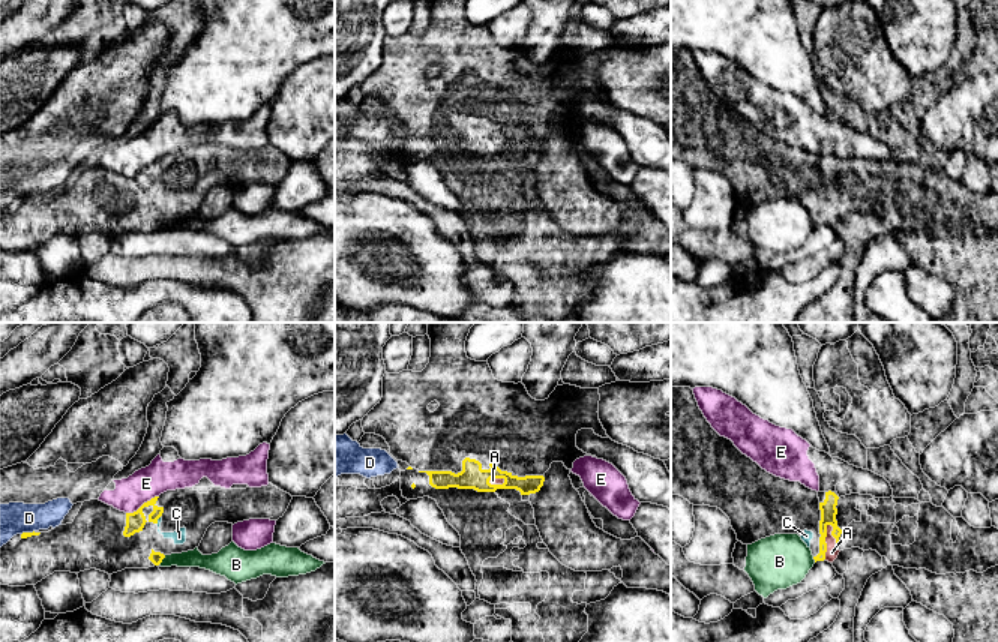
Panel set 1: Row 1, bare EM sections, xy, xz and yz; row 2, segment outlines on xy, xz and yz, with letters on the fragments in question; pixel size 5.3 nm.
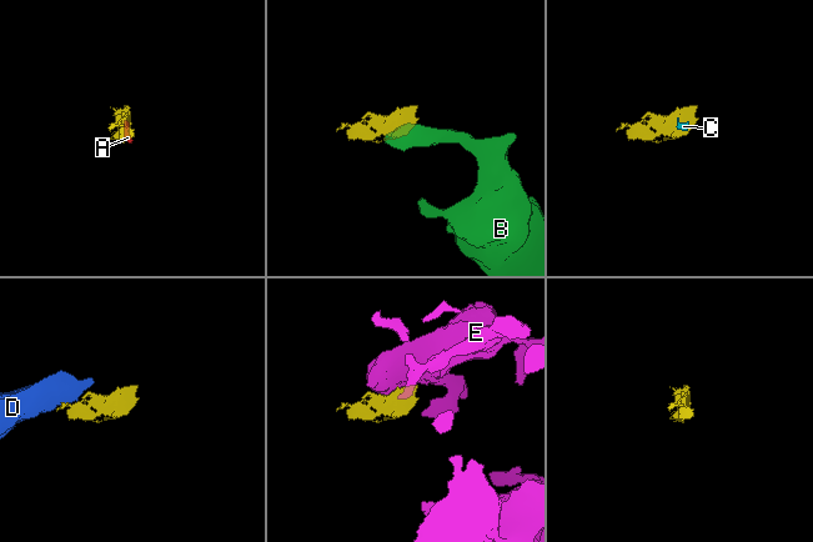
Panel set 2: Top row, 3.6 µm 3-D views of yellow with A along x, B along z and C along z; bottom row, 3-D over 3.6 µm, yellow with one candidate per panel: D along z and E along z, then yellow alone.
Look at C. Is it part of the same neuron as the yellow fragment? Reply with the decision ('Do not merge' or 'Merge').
Merge

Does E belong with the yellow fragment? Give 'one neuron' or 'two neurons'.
two neurons

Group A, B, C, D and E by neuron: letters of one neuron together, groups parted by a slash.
A C / B / D / E

